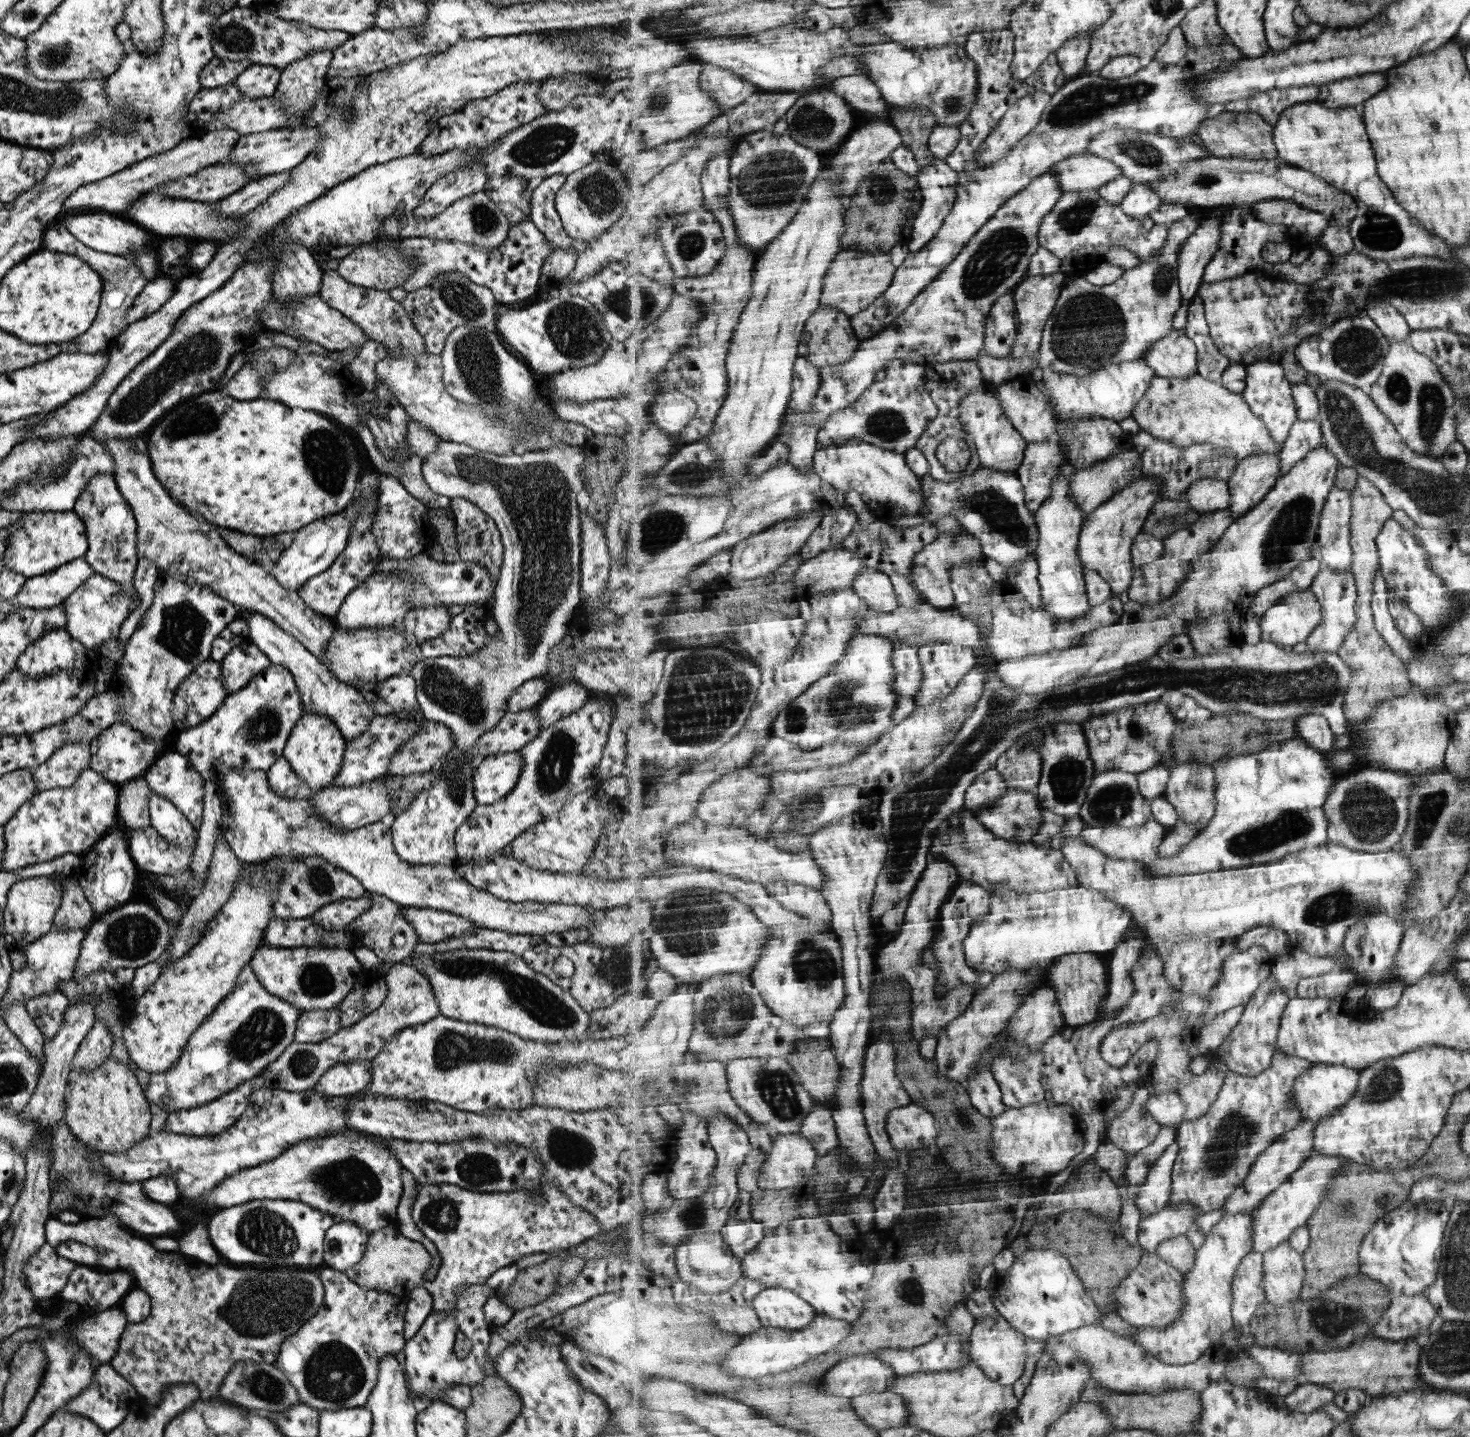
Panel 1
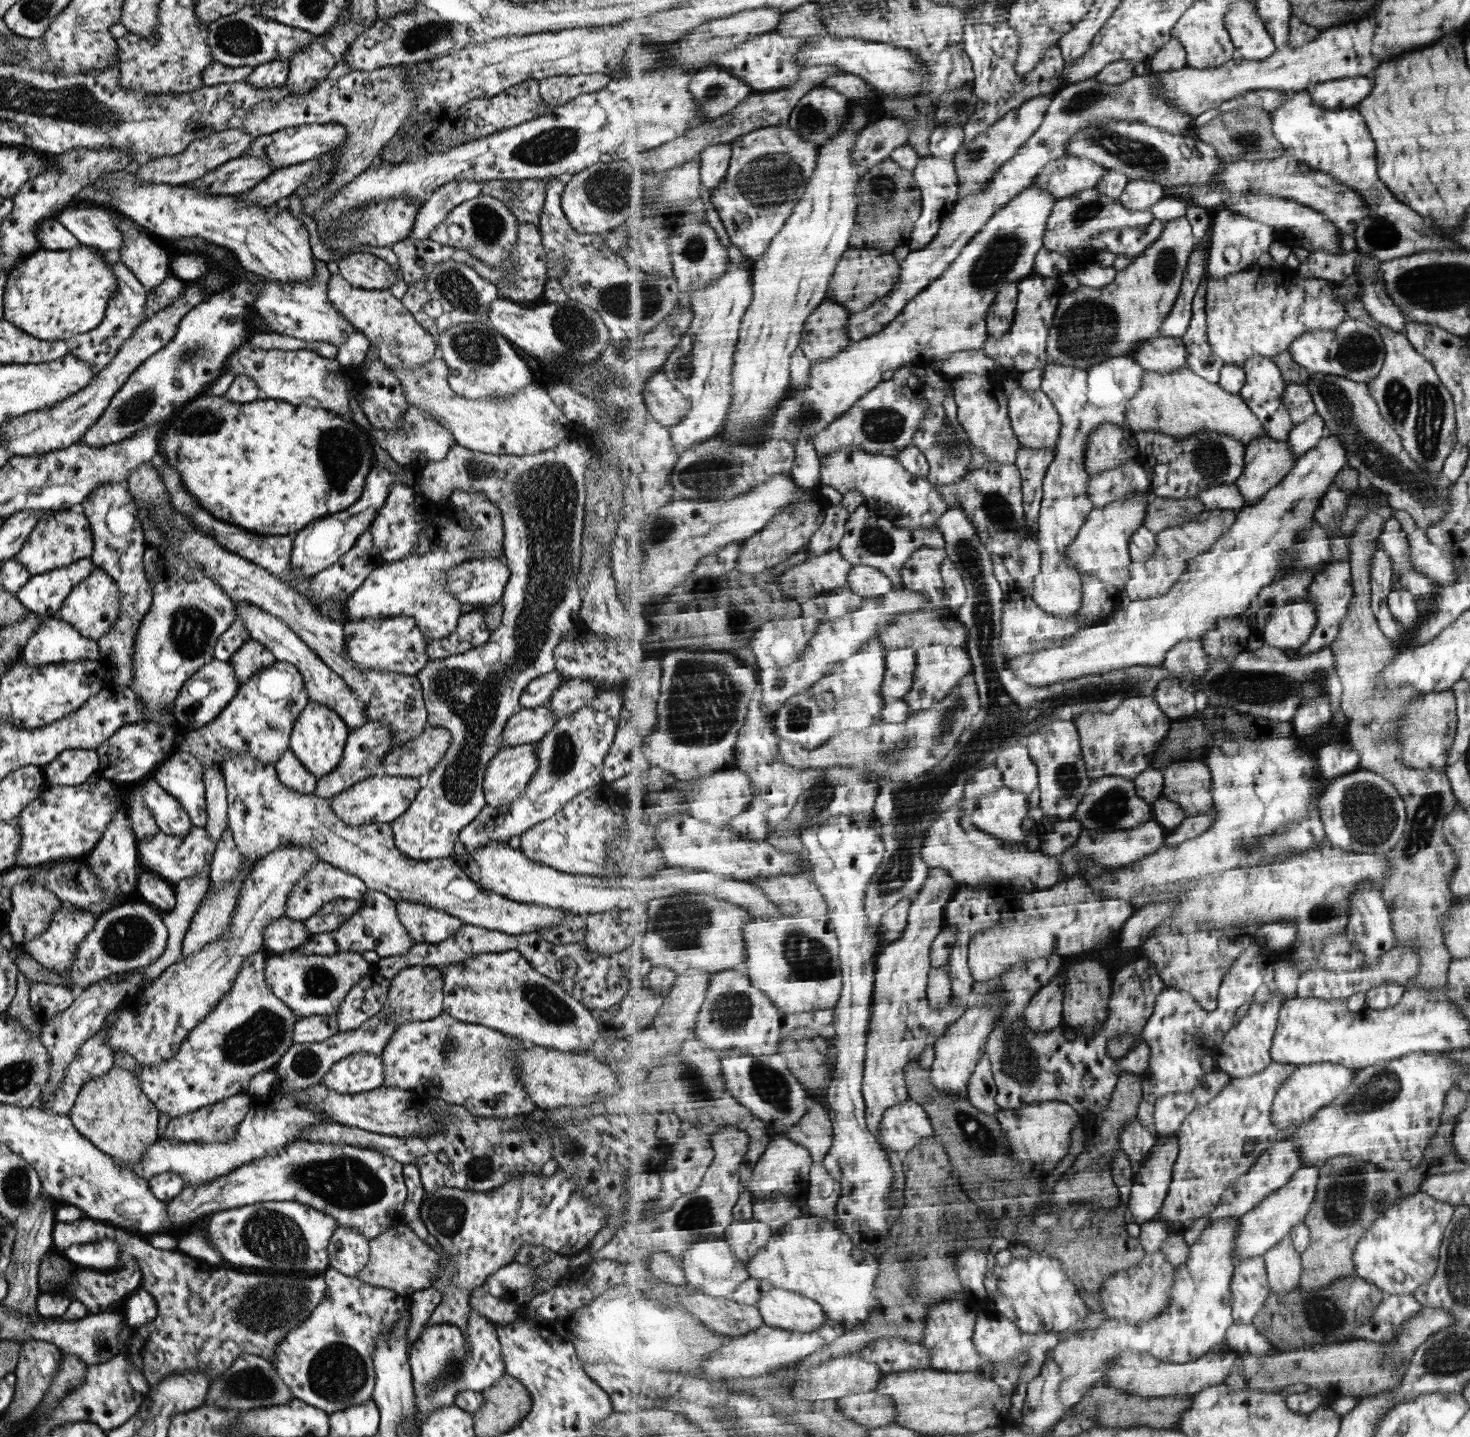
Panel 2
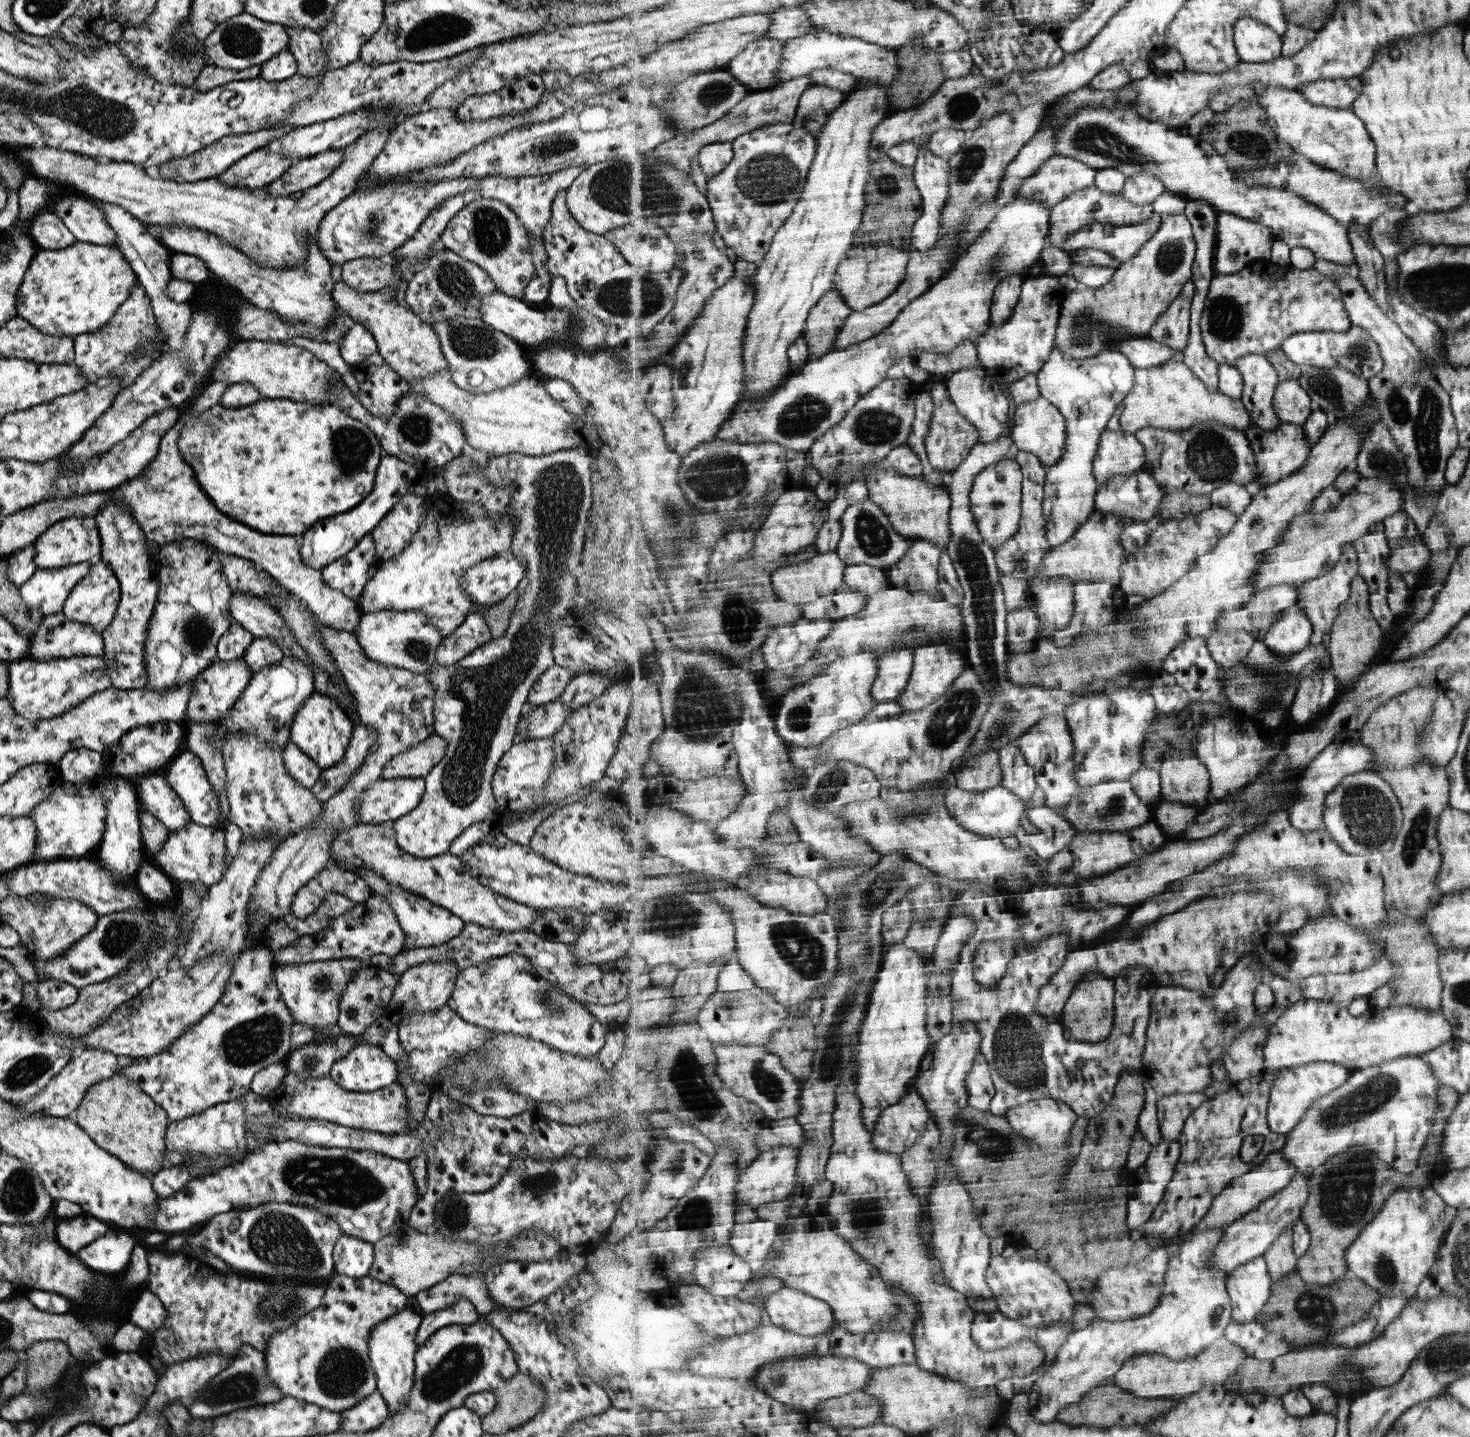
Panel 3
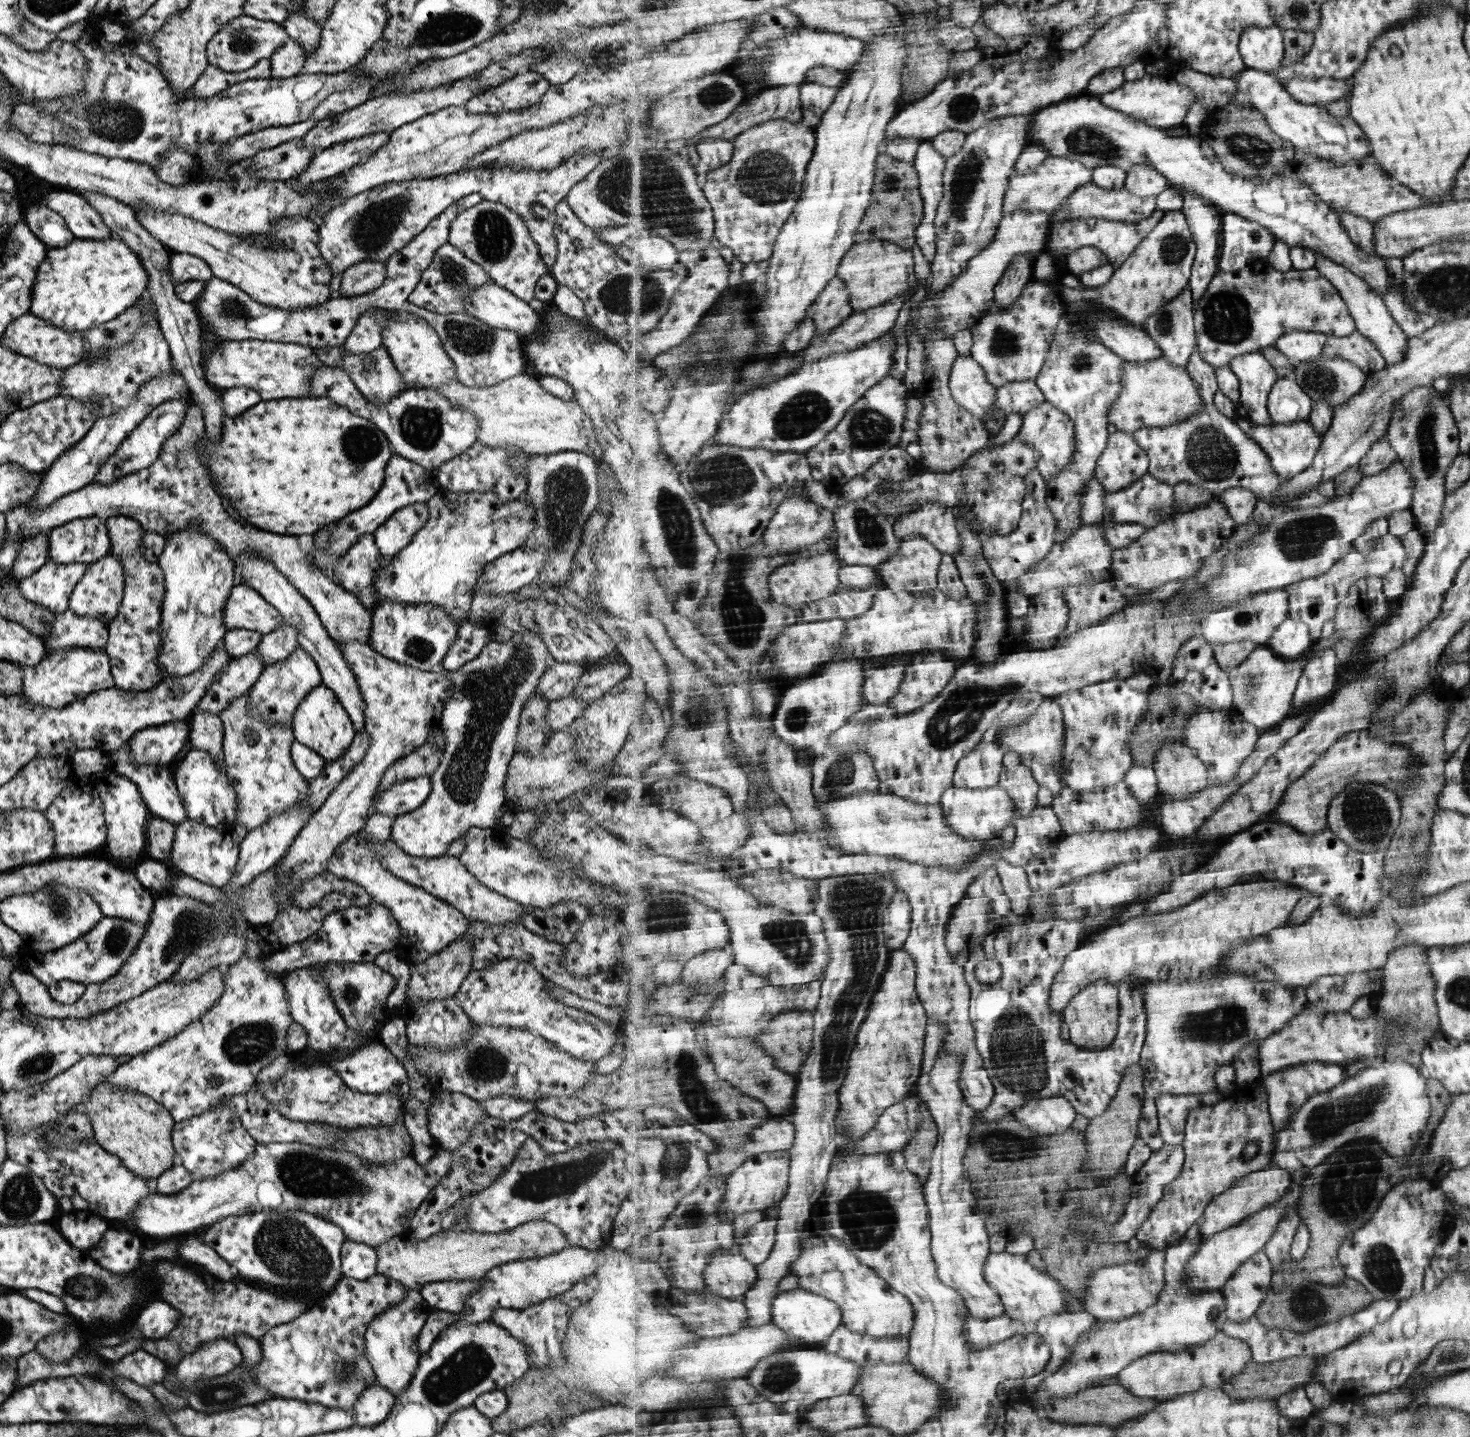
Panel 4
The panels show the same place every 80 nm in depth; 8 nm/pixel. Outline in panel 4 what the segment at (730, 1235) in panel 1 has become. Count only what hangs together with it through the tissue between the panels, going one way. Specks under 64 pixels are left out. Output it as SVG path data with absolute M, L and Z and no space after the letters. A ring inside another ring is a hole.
M764 1218L749 1229L747 1236L736 1240L739 1254L754 1265L762 1265L771 1256L777 1234L778 1219Z

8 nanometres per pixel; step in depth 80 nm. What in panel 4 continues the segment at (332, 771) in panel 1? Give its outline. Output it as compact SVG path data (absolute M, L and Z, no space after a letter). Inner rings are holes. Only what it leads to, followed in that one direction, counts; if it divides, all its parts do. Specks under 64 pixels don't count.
M322 683L310 690L296 706L290 722L295 741L314 750L324 764L336 761L350 745L356 733L345 709L339 704L332 690Z

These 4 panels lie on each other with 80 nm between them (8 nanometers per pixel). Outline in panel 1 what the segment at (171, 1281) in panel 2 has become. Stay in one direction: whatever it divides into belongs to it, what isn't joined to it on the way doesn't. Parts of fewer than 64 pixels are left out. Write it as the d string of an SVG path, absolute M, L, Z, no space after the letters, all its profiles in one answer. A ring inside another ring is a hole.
M103 1215L102 1217L84 1217L81 1221L75 1224L65 1224L56 1218L49 1218L49 1220L43 1223L45 1243L54 1248L59 1243L66 1243L67 1241L75 1241L89 1248L94 1248L98 1252L98 1264L99 1269L103 1271L110 1270L128 1270L132 1272L134 1276L134 1284L136 1288L141 1289L147 1293L150 1298L150 1311L147 1317L137 1324L127 1324L126 1329L121 1334L119 1340L118 1350L115 1356L109 1360L107 1364L111 1365L111 1369L121 1376L132 1388L135 1389L135 1393L145 1399L147 1405L157 1405L163 1390L170 1385L181 1384L194 1384L199 1391L199 1398L201 1401L207 1401L215 1398L217 1389L225 1378L225 1375L231 1371L231 1368L237 1363L247 1363L249 1361L253 1363L265 1363L274 1365L275 1357L279 1352L280 1345L287 1336L293 1335L297 1330L301 1329L301 1326L305 1324L311 1316L313 1316L317 1309L321 1306L322 1298L324 1295L324 1288L318 1277L318 1271L316 1272L289 1272L289 1270L275 1270L269 1267L267 1270L257 1270L257 1267L242 1267L232 1265L221 1265L215 1263L209 1265L202 1260L198 1260L195 1257L189 1255L183 1255L181 1252L165 1252L158 1251L151 1244L139 1240L139 1238L133 1238L129 1234L125 1234L119 1226L119 1219L115 1215Z

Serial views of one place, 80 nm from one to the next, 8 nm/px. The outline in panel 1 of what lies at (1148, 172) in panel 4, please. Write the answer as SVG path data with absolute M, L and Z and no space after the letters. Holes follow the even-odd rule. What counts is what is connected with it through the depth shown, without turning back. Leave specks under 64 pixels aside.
M1135 183L1123 199L1121 207L1133 218L1145 218L1155 212L1163 203L1161 197L1149 183Z

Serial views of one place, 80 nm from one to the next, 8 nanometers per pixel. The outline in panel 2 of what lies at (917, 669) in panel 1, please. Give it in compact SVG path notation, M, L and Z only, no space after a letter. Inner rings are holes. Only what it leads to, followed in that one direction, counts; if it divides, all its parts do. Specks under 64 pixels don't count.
M913 649L888 650L886 677L882 684L885 699L903 699L911 689L917 670L917 658Z

